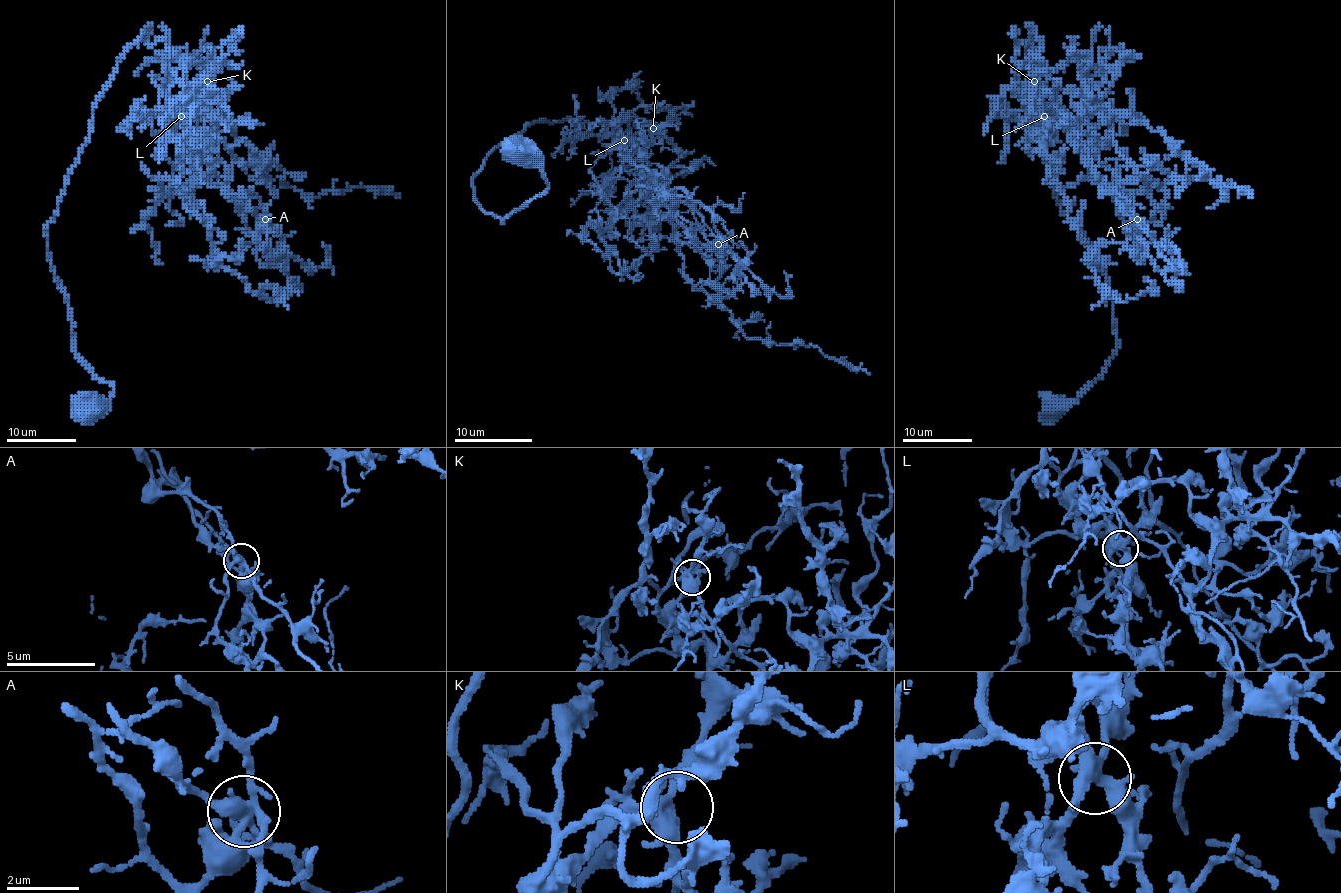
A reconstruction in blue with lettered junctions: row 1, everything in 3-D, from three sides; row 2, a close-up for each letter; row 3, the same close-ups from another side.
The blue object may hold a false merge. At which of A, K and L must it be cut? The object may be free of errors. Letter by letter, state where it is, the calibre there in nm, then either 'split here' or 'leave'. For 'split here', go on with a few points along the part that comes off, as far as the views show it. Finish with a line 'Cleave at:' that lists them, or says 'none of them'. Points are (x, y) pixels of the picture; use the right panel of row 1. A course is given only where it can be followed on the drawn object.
A: (1137, 219) | 360 nm | leave
K: (1034, 81) | 400 nm | leave
L: (1044, 116) | 400 nm | leave
Cleave at: none of them

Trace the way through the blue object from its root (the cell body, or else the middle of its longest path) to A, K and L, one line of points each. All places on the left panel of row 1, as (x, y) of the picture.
A: (88, 407), (113, 388), (74, 350), (46, 224), (149, 26), (160, 104), (205, 88), (209, 169), (264, 219)
K: (88, 407), (113, 388), (74, 350), (46, 224), (97, 97), (149, 26), (168, 54), (161, 106), (207, 81)
L: (88, 407), (113, 388), (74, 350), (46, 224), (97, 97), (149, 26), (168, 54), (160, 104), (181, 116)

